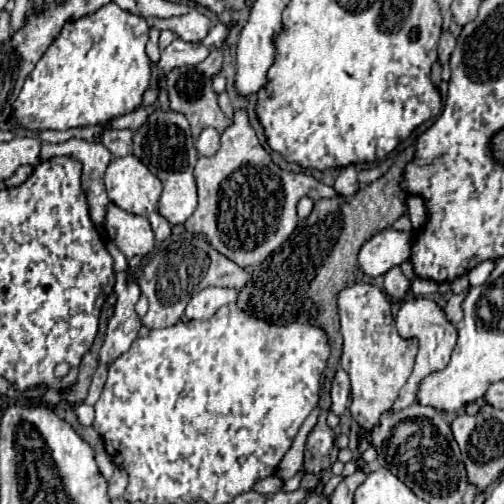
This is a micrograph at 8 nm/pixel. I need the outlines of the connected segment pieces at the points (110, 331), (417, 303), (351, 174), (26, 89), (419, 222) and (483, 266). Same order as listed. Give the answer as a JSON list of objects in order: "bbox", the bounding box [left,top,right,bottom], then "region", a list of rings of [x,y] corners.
[{"bbox":[98,273,142,365],"region":[[[116,273],[116,285],[114,291],[118,295],[118,301],[114,305],[114,315],[108,321],[106,337],[100,349],[98,361],[102,365],[110,365],[116,361],[122,353],[126,353],[132,345],[132,341],[138,337],[138,331],[142,327],[140,317],[134,311],[134,305],[140,297],[138,283],[126,281],[128,273]]]},{"bbox":[390,299,458,411],"region":[[[404,299],[400,303],[400,311],[396,315],[396,325],[398,325],[398,331],[402,337],[416,337],[420,347],[418,347],[414,371],[412,371],[408,383],[402,387],[402,391],[390,411],[400,411],[416,401],[416,389],[418,389],[420,381],[426,375],[430,375],[432,371],[440,371],[446,367],[446,363],[450,361],[450,355],[452,355],[452,349],[456,345],[456,337],[458,337],[458,331],[448,321],[444,309],[440,305],[436,305],[432,299]]]},{"bbox":[334,165,358,195],"region":[[[348,165],[348,167],[340,169],[340,175],[334,183],[334,189],[340,195],[352,195],[352,193],[358,191],[358,179],[356,179],[356,167],[354,165]]]},{"bbox":[10,3,150,129],"region":[[[114,3],[102,5],[96,13],[84,15],[74,21],[66,21],[60,33],[54,37],[42,59],[36,63],[34,71],[26,77],[26,83],[14,103],[10,123],[14,127],[26,129],[72,129],[88,127],[112,121],[120,115],[132,113],[140,107],[142,95],[150,89],[150,59],[146,55],[148,25],[144,17],[128,13]]]},{"bbox":[408,197,426,229],"region":[[[410,197],[408,199],[408,217],[410,217],[414,229],[424,227],[424,223],[426,223],[426,205],[420,197]]]},{"bbox":[467,260,495,287],"region":[[[486,260],[477,265],[467,273],[469,284],[471,287],[480,286],[486,283],[488,275],[492,273],[495,267],[495,261]]]}]

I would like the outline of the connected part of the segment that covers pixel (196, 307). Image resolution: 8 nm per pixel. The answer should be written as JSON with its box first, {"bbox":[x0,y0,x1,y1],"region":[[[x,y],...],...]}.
{"bbox":[186,287,238,319],"region":[[[206,287],[202,289],[196,297],[190,299],[186,307],[186,317],[188,319],[210,319],[220,307],[234,303],[238,297],[236,289],[226,289],[226,287]]]}

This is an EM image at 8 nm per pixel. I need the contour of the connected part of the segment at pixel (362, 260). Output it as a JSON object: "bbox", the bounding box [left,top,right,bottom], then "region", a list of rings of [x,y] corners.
{"bbox":[358,229,416,277],"region":[[[382,229],[372,239],[368,239],[358,253],[358,265],[368,277],[384,275],[390,267],[404,263],[410,257],[416,231],[396,231]]]}

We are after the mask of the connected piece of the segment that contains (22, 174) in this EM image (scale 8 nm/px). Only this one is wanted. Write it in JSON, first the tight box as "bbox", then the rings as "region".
{"bbox":[6,165,32,187],"region":[[[22,165],[12,177],[8,177],[6,187],[18,187],[18,185],[22,185],[30,177],[30,173],[32,173],[32,167],[30,165]]]}

